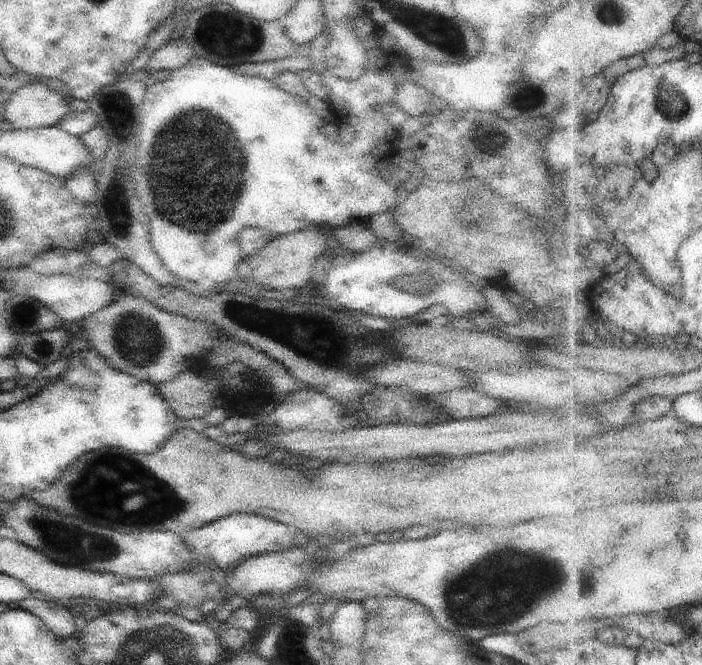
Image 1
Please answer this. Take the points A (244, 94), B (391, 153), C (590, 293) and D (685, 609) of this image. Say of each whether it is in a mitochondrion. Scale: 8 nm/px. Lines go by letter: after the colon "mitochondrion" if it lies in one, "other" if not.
A: other
B: other
C: other
D: other

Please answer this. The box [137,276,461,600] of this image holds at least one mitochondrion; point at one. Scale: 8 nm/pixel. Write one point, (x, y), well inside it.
(242, 317)

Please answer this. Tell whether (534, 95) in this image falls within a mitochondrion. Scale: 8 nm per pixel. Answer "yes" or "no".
no

